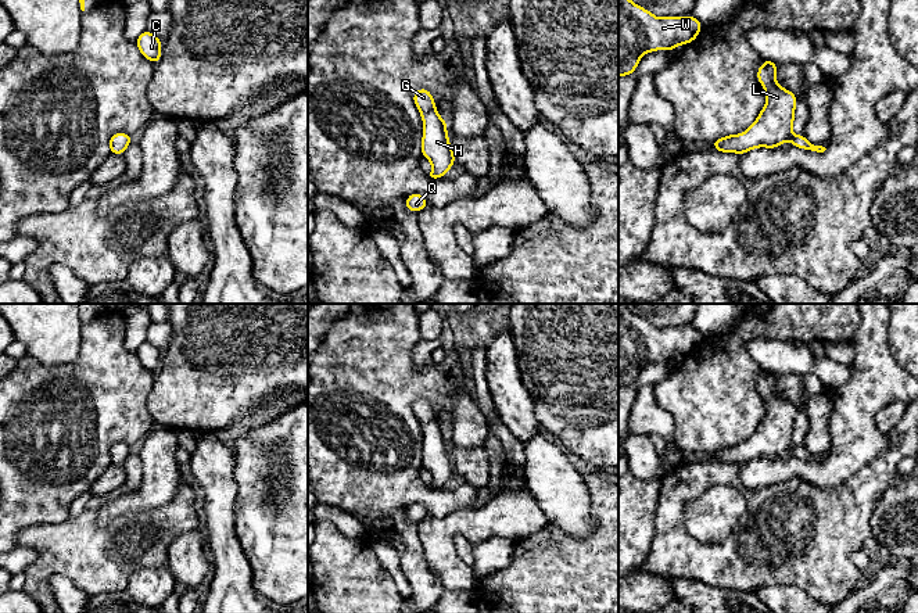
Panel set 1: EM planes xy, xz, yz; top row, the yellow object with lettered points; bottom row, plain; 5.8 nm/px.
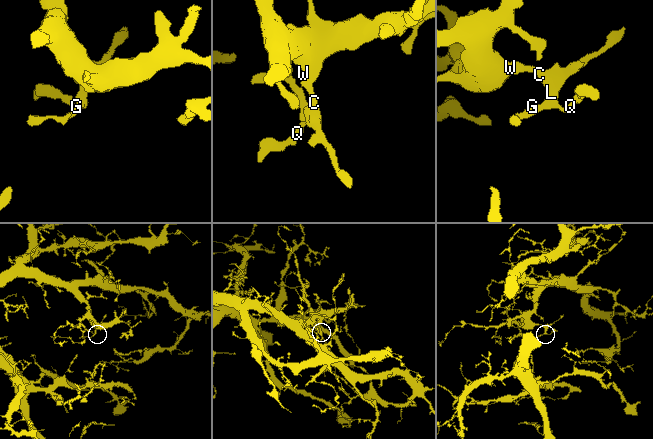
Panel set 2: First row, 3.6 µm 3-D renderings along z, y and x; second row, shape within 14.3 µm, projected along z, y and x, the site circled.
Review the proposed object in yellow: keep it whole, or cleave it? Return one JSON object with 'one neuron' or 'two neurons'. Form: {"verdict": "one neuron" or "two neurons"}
{"verdict": "one neuron"}

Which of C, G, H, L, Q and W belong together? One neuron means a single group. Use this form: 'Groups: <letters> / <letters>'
Groups: C G H L Q W

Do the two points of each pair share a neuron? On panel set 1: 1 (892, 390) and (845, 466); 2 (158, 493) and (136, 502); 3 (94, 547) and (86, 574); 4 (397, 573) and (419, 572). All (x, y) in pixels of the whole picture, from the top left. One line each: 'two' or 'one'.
1: one
2: one
3: one
4: two

